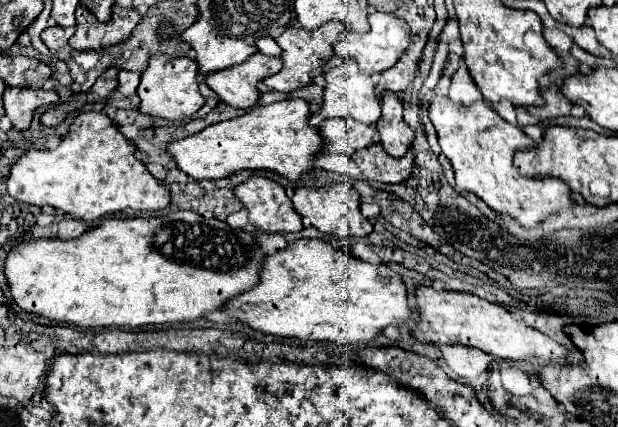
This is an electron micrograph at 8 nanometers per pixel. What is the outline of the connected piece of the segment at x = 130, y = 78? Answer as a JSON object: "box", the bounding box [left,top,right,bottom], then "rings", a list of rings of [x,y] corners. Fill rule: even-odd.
{"box":[117,70,139,96],"rings":[[[121,70],[119,72],[119,84],[117,84],[117,90],[123,94],[123,96],[131,96],[135,94],[137,86],[139,86],[139,72],[127,72],[127,70]]]}

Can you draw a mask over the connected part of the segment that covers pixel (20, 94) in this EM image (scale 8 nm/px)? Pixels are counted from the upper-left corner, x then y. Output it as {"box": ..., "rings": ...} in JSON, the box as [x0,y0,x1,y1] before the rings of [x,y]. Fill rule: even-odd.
{"box":[3,88,59,130],"rings":[[[7,88],[3,94],[5,114],[11,118],[17,130],[27,130],[31,126],[33,112],[41,106],[51,106],[59,100],[55,90],[31,90],[31,88]]]}

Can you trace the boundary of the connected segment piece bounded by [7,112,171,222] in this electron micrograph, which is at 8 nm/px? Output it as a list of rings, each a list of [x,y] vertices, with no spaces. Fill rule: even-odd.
[[[81,112],[55,150],[29,150],[13,166],[7,192],[25,204],[53,206],[75,220],[97,222],[105,214],[125,210],[163,210],[169,206],[169,190],[151,176],[133,156],[135,146],[117,126],[99,112]]]

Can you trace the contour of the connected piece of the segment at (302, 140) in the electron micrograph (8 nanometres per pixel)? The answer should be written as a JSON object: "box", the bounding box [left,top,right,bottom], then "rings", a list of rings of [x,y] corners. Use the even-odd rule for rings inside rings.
{"box":[167,100,321,180],"rings":[[[305,100],[257,104],[243,116],[211,124],[193,136],[175,140],[167,152],[179,170],[195,180],[227,178],[241,170],[269,170],[289,180],[299,180],[313,170],[311,160],[321,152],[321,136],[317,136],[319,130],[309,124],[309,116],[311,112]]]}

